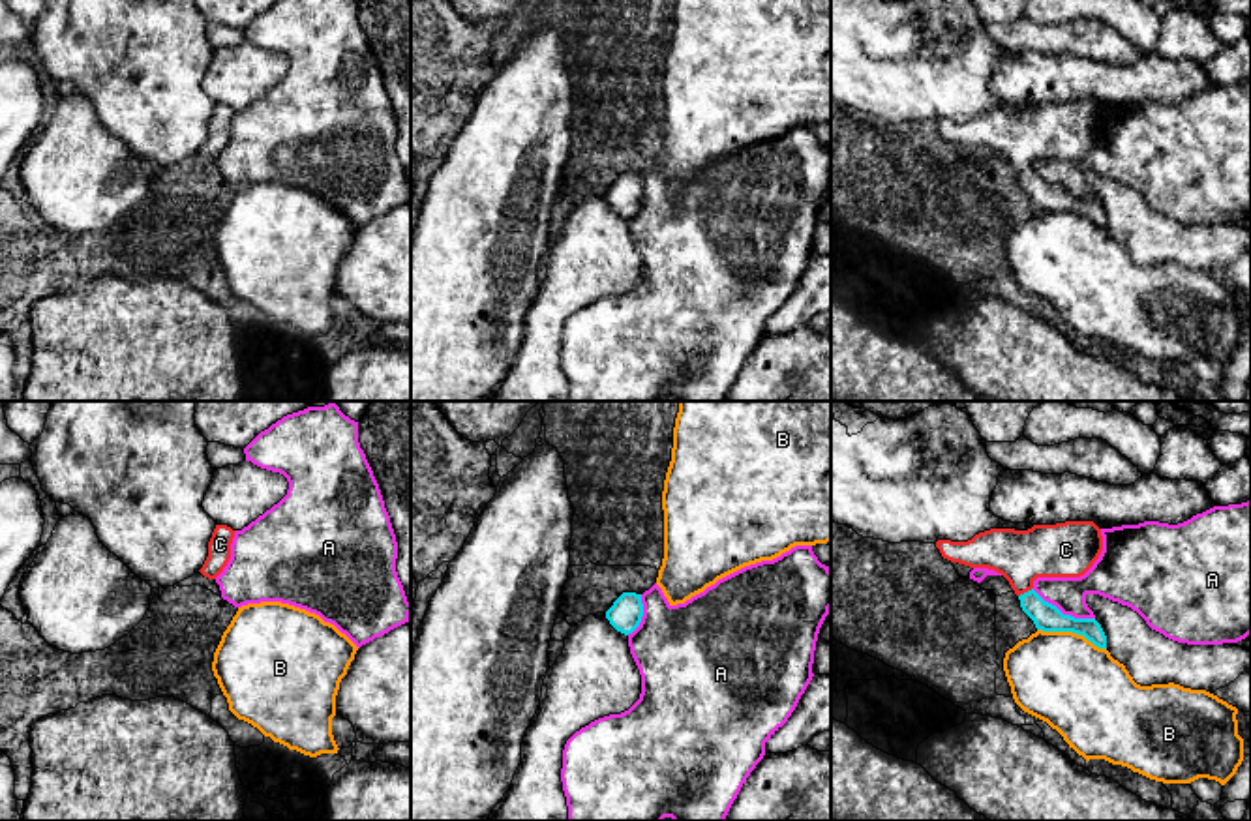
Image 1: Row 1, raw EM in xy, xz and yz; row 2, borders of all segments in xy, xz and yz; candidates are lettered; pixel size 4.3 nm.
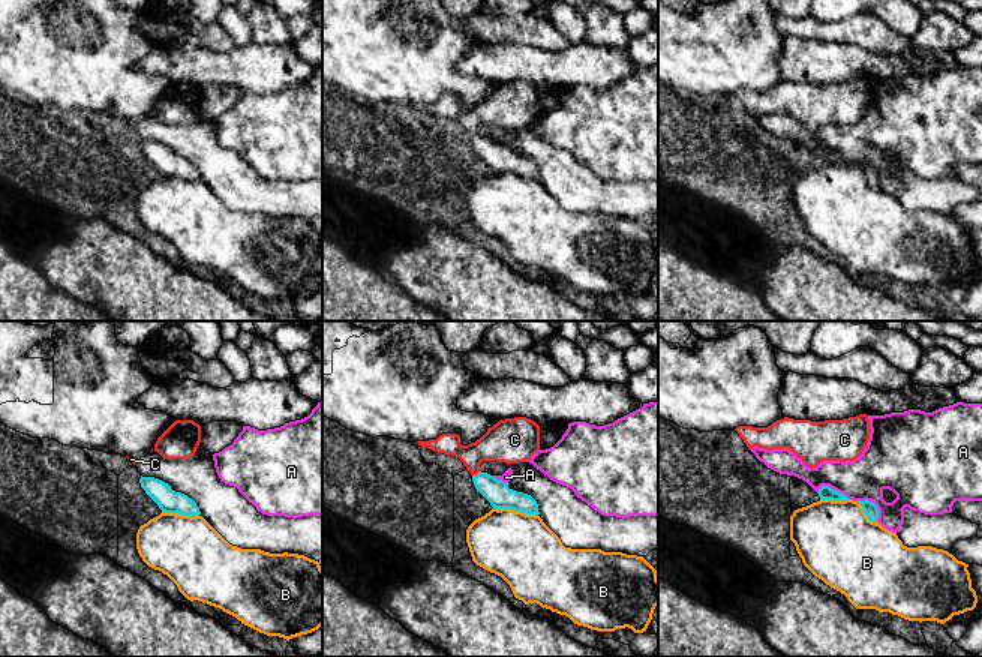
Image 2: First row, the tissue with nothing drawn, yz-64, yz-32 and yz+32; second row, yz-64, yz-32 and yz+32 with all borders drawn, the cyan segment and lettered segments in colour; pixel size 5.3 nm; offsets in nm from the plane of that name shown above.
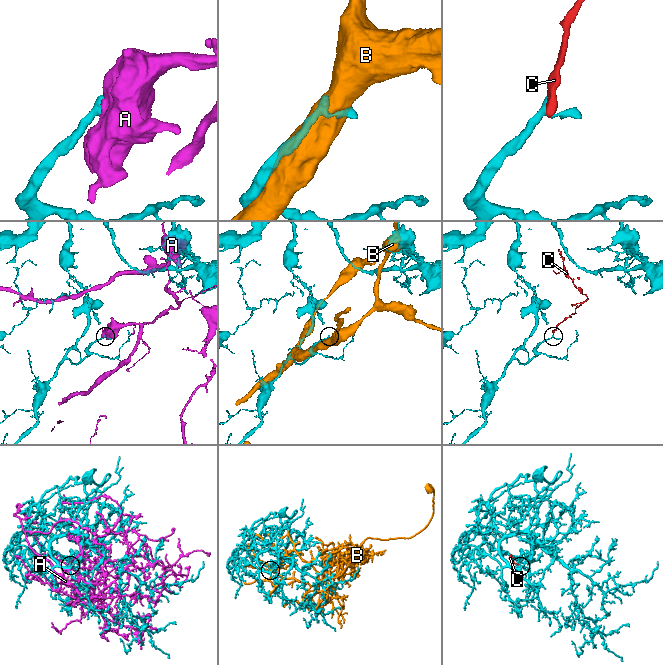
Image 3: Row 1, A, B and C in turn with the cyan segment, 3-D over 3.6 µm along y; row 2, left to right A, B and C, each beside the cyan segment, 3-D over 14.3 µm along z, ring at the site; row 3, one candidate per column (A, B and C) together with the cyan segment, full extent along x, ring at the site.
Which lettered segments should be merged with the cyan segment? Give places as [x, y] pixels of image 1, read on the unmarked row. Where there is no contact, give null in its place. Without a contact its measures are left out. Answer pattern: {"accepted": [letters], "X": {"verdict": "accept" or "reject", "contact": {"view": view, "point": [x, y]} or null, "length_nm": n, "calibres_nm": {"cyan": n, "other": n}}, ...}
{"accepted": ["C"], "A": {"verdict": "reject", "contact": {"view": "yz", "point": [1062, 194]}, "length_nm": 300, "calibres_nm": {"cyan": 120, "other": 160}}, "B": {"verdict": "reject", "contact": {"view": "yz", "point": [1071, 210]}, "length_nm": 300, "calibres_nm": {"cyan": 120, "other": 400}}, "C": {"verdict": "accept", "contact": {"view": "yz", "point": [1024, 173]}, "length_nm": 80, "calibres_nm": {"cyan": 120, "other": 240}}}

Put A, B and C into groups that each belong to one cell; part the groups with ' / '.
A / B / C

